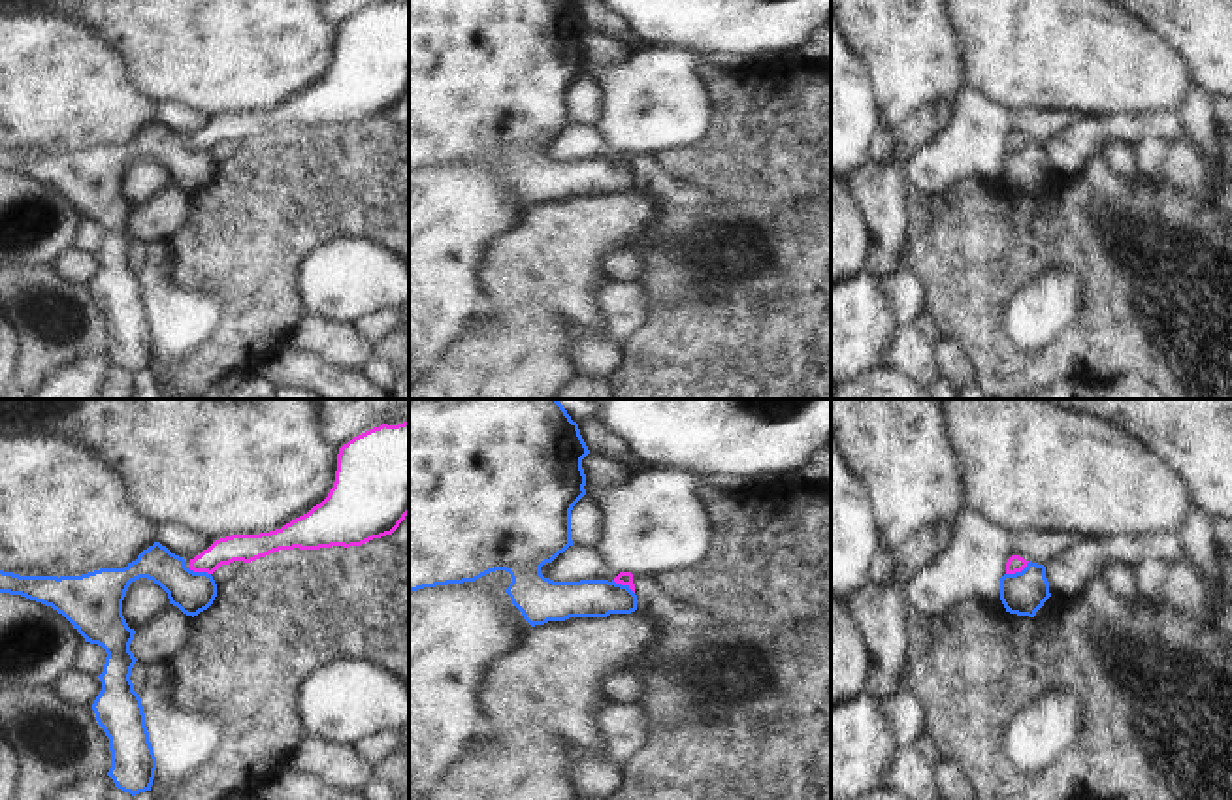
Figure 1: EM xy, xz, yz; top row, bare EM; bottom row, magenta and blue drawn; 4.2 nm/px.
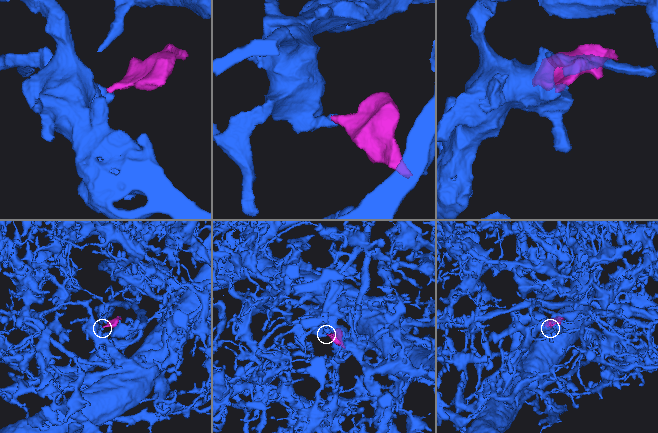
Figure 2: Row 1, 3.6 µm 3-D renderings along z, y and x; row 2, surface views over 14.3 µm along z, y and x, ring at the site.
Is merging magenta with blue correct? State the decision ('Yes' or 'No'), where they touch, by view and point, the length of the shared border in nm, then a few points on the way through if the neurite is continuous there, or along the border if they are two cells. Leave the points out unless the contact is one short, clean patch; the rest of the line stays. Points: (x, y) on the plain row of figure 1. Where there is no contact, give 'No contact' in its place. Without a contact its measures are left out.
No. Touches magenta at yz (1018, 149). Shared border 120 nm. Boundary: yz (1029, 140), (1020, 149), (1006, 153).

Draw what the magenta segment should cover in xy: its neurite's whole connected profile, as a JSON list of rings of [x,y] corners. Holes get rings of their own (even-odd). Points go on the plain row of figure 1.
[[[409,0],[373,6],[339,26],[335,60],[328,75],[281,107],[260,113],[232,113],[215,119],[190,137],[190,149],[213,152],[234,139],[251,141],[279,128],[362,124],[392,113],[409,92]]]

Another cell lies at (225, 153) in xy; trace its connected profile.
[[[234,139],[230,143],[219,145],[211,154],[217,162],[217,166],[222,166],[226,162],[232,162],[245,147],[243,139]]]

